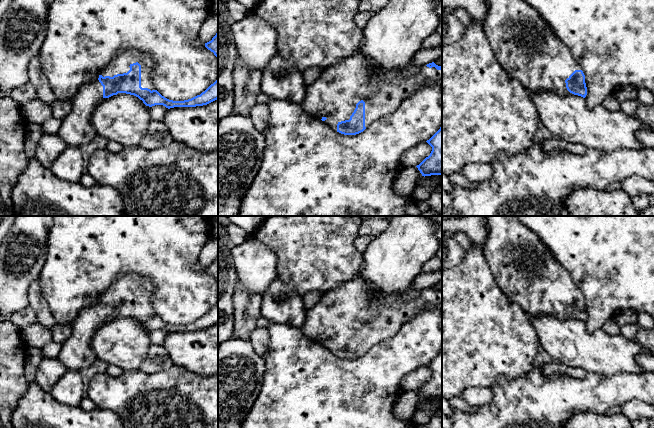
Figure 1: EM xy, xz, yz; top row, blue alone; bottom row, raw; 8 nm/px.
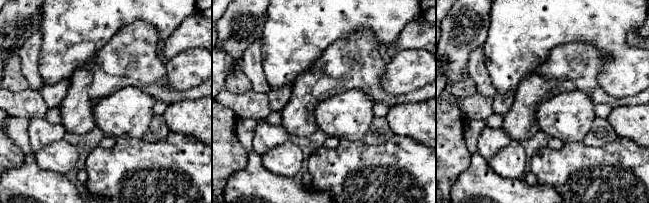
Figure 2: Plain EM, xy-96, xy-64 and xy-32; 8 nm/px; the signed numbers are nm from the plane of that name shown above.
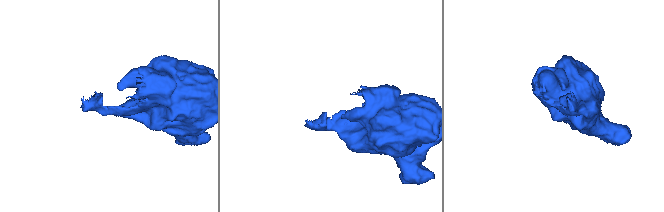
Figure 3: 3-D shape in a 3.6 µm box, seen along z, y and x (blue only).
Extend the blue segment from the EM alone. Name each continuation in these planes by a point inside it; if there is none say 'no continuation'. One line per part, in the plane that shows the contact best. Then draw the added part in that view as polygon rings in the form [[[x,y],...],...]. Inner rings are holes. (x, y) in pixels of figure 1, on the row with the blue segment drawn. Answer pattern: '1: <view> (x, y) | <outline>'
1: xy (120, 63) | [[[132,48],[121,51],[113,59],[105,69],[99,72],[99,75],[113,77],[117,74],[127,73],[130,65],[138,62],[141,65],[141,87],[155,90],[151,81],[151,71],[154,65],[154,59],[147,52],[141,52]]]

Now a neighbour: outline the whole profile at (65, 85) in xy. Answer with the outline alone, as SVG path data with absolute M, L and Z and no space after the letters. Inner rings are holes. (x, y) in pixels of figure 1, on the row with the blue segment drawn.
M53 0L47 15L46 38L39 53L41 68L48 79L48 83L56 99L70 100L72 102L83 84L98 80L99 72L106 68L111 59L121 51L132 48L141 52L146 52L154 59L151 81L155 90L169 100L184 101L191 99L200 95L218 79L218 58L205 47L205 43L199 40L199 31L210 15L211 5L212 0Z

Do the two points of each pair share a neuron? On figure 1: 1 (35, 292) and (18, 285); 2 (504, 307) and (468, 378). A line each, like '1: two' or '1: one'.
1: two
2: one

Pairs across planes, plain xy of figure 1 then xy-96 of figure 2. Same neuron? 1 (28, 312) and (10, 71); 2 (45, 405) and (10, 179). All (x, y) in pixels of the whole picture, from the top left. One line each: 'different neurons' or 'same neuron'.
1: same neuron
2: same neuron

